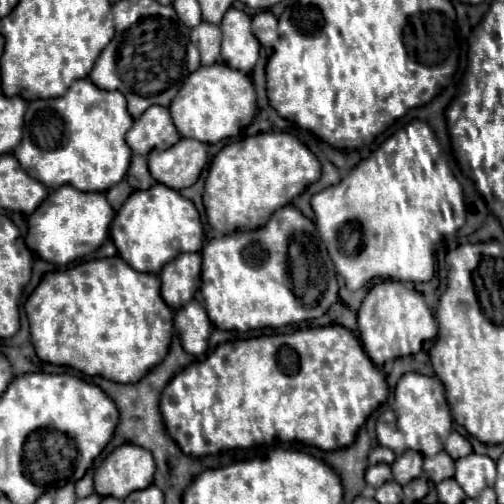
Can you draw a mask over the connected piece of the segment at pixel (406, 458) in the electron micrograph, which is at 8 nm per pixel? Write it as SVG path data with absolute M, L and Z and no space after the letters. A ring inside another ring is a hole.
M407 450L401 456L397 456L397 460L391 464L391 470L393 470L393 480L403 486L423 476L423 456L415 450Z

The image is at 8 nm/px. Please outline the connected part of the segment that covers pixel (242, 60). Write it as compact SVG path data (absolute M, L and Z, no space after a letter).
M229 8L221 20L221 58L231 68L251 74L259 58L259 40L251 32L251 18L237 8Z

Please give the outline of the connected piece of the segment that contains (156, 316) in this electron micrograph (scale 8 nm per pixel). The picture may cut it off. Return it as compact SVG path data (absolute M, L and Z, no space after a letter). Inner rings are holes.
M119 256L87 260L67 270L43 274L25 302L25 312L35 352L43 362L71 366L83 374L99 374L113 382L139 382L165 358L171 342L173 310L161 300L161 280L155 274L141 274L129 268Z

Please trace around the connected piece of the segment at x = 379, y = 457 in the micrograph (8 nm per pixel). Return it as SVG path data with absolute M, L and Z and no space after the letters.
M383 446L373 448L371 454L369 454L369 464L379 464L379 462L391 464L393 460L395 460L395 454L393 454L389 448L383 448Z

